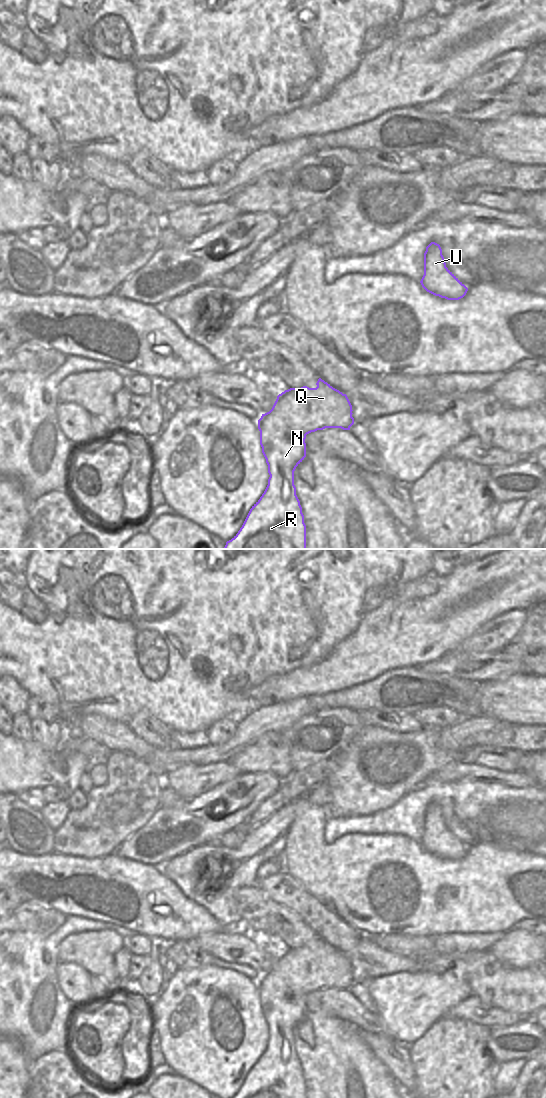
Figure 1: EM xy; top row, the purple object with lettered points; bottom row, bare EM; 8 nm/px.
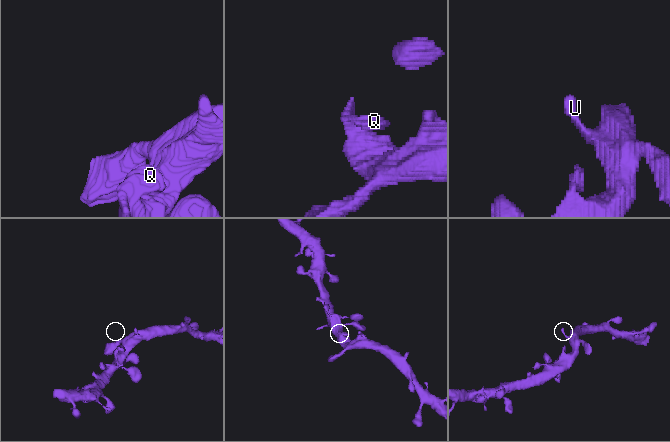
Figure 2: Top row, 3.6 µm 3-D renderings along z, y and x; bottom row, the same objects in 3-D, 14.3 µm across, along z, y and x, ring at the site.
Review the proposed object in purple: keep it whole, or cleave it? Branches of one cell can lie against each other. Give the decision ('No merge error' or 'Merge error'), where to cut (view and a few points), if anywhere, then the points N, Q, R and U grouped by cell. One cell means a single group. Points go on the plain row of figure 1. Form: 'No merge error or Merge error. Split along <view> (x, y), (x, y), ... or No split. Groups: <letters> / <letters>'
No merge error. No split. Groups: N Q R U.

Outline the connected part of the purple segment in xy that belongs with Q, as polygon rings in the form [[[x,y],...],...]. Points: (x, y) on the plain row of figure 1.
[[[318,939],[316,948],[290,948],[277,956],[272,969],[258,980],[260,1005],[268,1025],[268,1045],[250,1069],[234,1098],[306,1098],[306,1085],[294,1045],[294,1031],[306,1017],[306,995],[325,988],[350,990],[352,965],[346,954]]]

